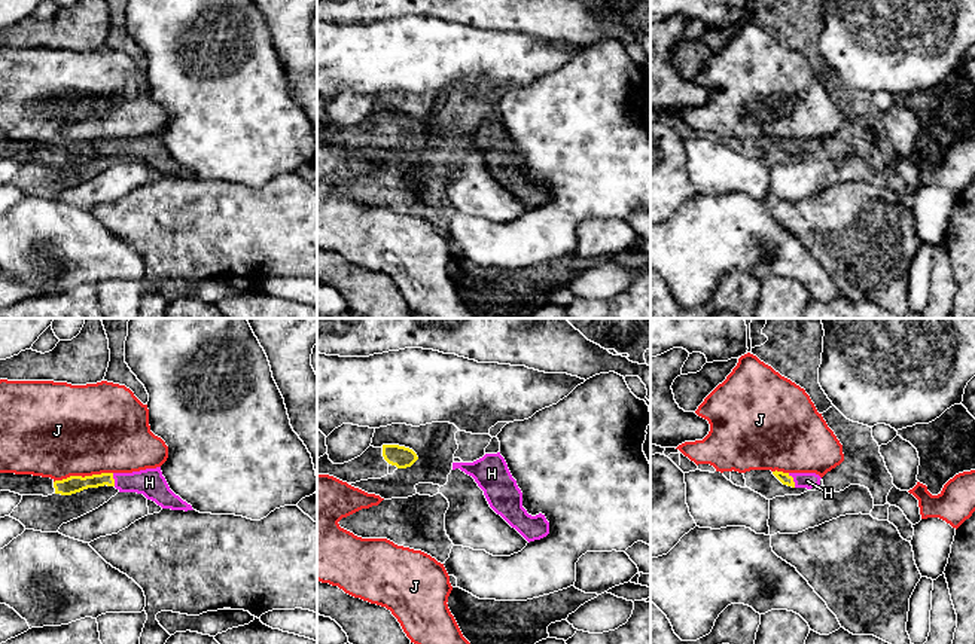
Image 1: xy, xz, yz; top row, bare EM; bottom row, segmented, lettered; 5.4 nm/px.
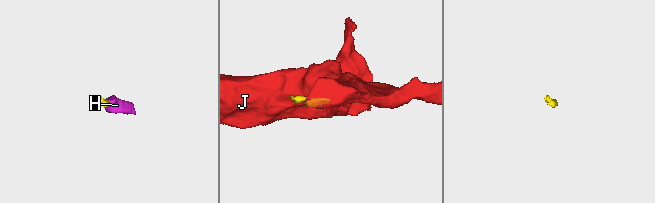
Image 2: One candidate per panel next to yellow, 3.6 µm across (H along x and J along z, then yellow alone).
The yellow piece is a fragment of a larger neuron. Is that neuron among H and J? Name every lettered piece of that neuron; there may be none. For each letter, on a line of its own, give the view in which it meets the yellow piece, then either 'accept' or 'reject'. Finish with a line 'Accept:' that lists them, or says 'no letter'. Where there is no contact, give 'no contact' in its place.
H: yz | accept
J: xy | reject
Accept: H

